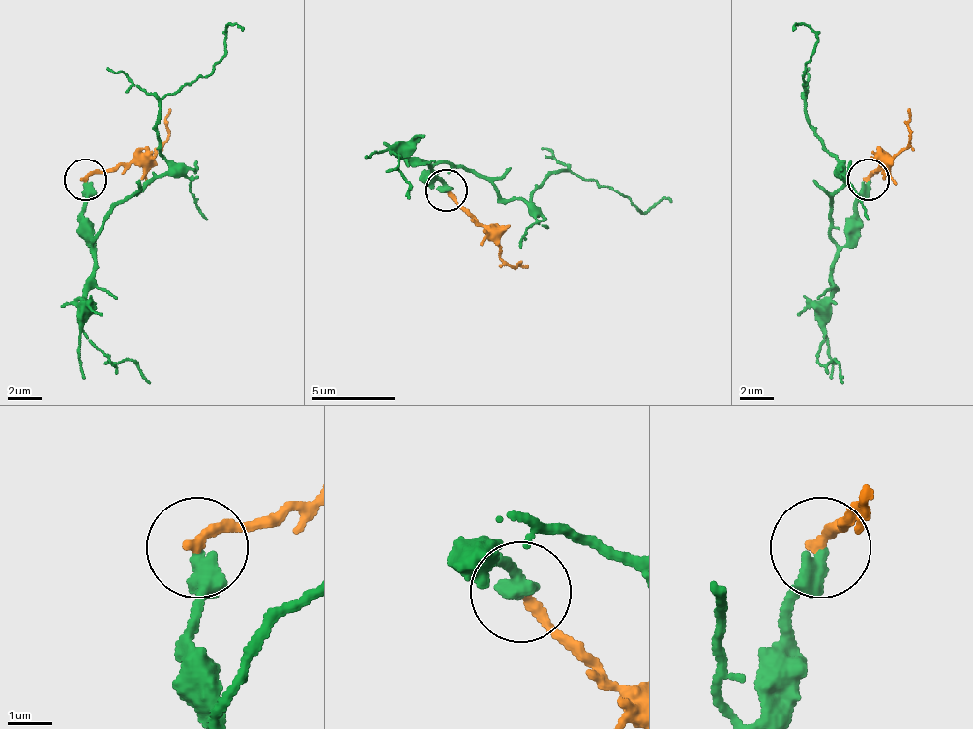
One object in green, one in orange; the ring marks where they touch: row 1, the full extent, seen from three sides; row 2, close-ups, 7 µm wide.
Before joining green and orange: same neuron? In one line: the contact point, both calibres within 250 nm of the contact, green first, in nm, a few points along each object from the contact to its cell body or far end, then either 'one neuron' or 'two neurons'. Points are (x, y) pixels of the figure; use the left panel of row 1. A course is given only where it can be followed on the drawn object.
place (85, 180); calibres 400 and 240 nm; course green (86, 179), (91, 246), (107, 212), (166, 166), (156, 136), (161, 99), (214, 70), (230, 24), (241, 32); course orange (86, 179), (129, 170), (155, 154), (166, 136), (170, 107); two neurons

